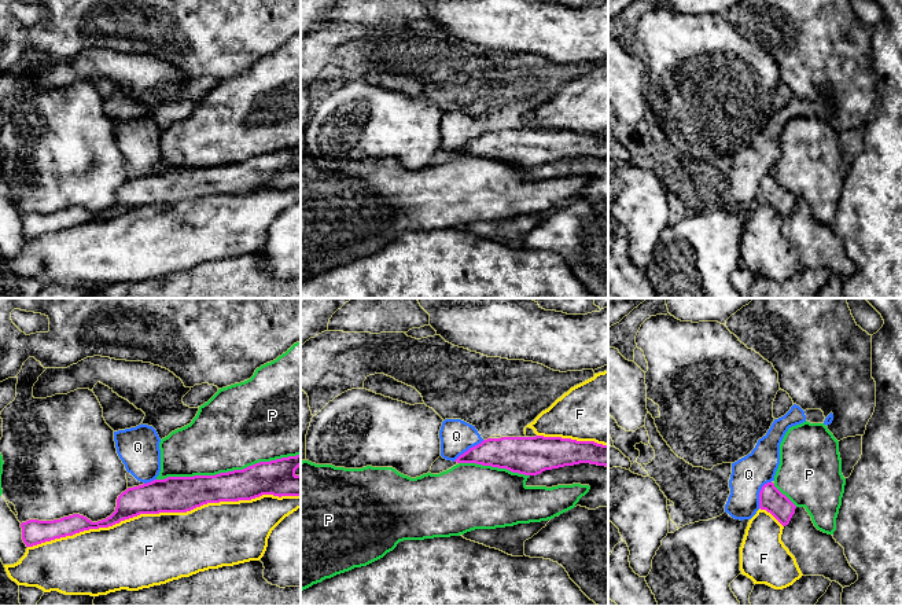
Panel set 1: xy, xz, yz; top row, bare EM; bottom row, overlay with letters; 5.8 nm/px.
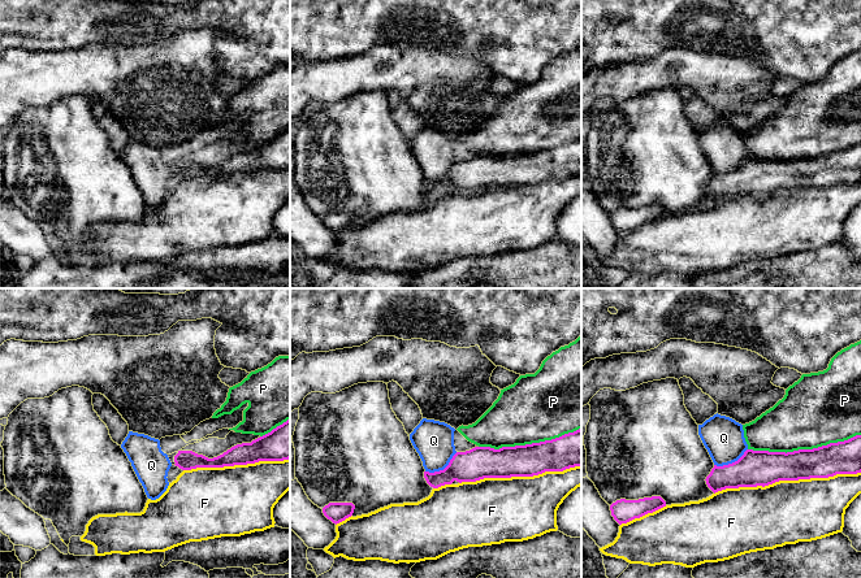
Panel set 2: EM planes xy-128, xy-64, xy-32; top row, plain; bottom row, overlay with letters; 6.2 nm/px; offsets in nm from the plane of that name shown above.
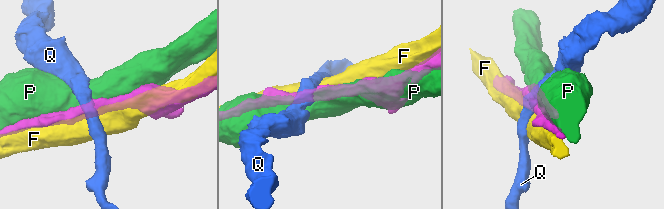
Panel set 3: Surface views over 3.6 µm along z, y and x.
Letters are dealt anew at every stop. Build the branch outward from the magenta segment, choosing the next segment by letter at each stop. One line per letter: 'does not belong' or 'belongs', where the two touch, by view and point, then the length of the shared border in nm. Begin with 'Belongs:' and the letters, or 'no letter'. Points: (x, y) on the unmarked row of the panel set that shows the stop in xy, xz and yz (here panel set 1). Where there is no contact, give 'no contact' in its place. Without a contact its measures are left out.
Belongs: no letter
F: does not belong; meets magenta in xy at (164, 204); contact 1600 nm long
P: does not belong; meets magenta in xy at (228, 164); contact 850 nm long
Q: does not belong; meets magenta in yz at (759, 186); contact 180 nm long

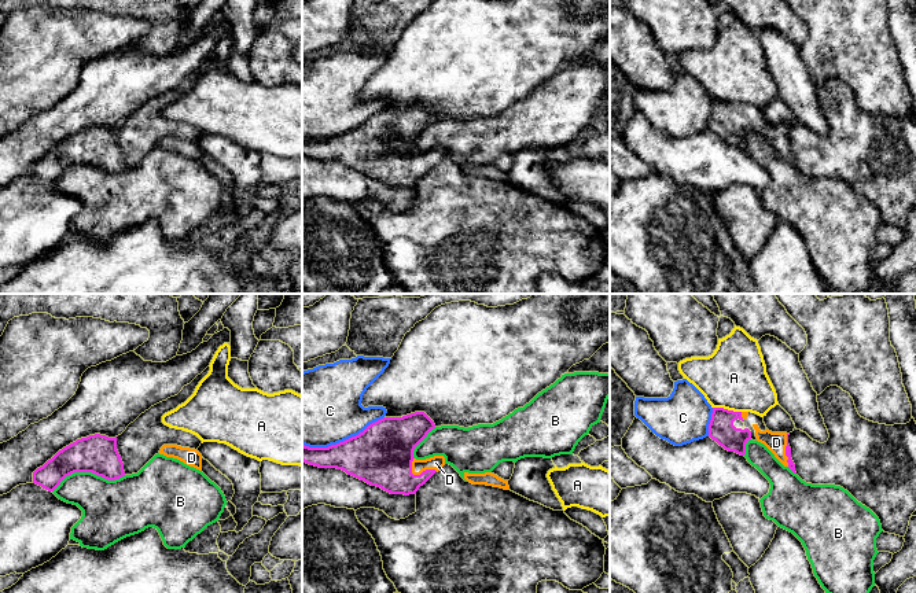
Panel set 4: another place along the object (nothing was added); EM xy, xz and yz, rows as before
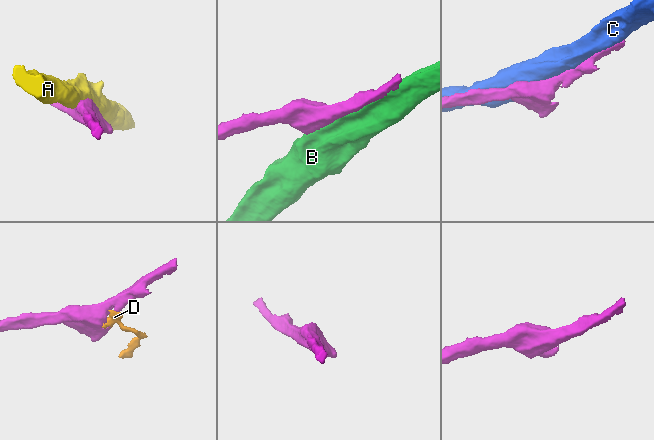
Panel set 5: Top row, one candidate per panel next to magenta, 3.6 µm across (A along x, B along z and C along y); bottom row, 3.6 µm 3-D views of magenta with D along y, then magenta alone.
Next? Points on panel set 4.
Belongs: D
A: does not belong; meets magenta in yz at (727, 102); contact 170 nm long
B: does not belong; meets magenta in xy at (88, 164); contact 440 nm long
C: does not belong; meets magenta in xz at (344, 133); contact 500 nm long
D: belongs; meets magenta in xz at (420, 166); contact 170 nm long

